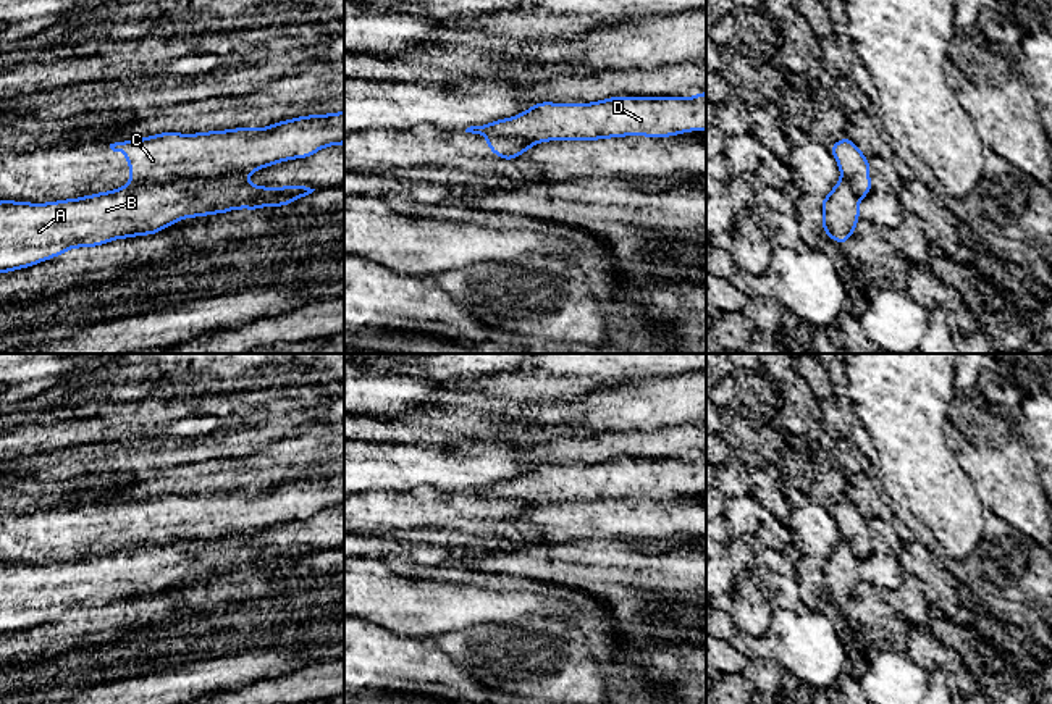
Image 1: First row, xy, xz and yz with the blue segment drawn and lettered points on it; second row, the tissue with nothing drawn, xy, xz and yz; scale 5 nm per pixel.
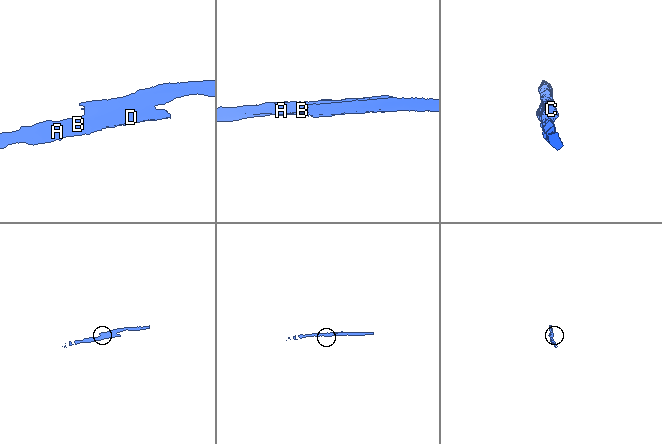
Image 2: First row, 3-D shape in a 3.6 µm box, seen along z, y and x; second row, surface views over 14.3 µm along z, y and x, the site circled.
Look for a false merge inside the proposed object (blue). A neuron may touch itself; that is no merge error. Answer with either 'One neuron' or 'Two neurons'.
Two neurons

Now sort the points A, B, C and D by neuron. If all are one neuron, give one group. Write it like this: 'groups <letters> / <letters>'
groups A B D / C

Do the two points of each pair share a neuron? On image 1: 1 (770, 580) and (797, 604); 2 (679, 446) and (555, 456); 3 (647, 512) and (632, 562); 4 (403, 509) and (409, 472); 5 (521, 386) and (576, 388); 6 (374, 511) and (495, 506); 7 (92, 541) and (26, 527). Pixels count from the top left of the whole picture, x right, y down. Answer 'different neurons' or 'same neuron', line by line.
1: same neuron
2: same neuron
3: different neurons
4: different neurons
5: same neuron
6: same neuron
7: same neuron

